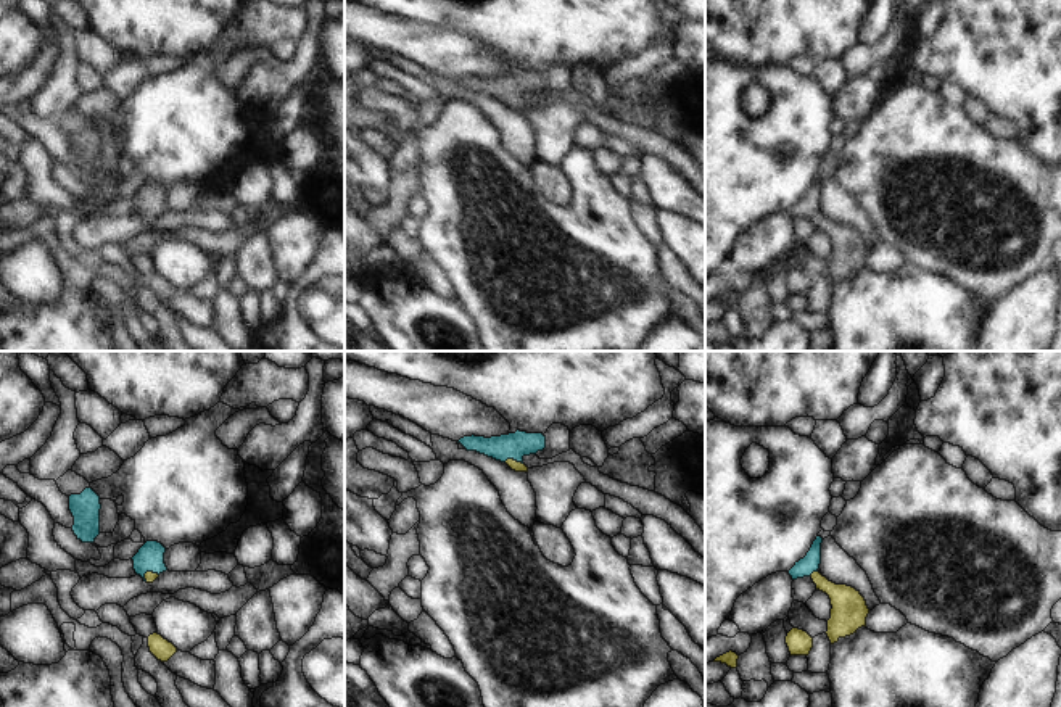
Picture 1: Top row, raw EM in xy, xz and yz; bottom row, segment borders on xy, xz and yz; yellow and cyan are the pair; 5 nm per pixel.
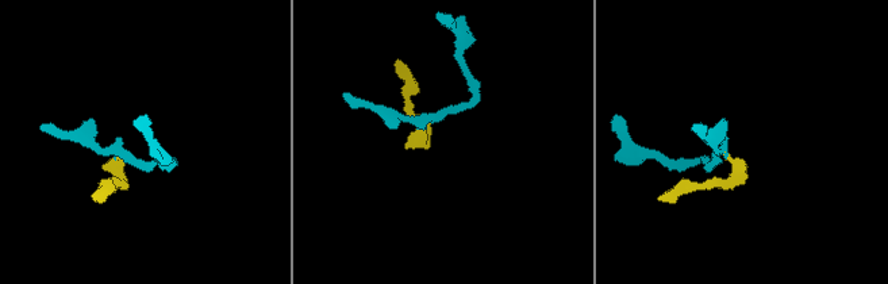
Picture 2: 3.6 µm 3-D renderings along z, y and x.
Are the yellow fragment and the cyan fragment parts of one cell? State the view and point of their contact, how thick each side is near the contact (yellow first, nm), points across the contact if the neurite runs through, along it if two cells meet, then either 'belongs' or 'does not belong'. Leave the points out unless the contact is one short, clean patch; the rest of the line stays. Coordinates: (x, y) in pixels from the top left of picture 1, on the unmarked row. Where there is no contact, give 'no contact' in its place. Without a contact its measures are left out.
contact xz (512, 99); calibres 50 and 130 nm; way xz (516, 105), (512, 99), (512, 87), (516, 84); belongs

